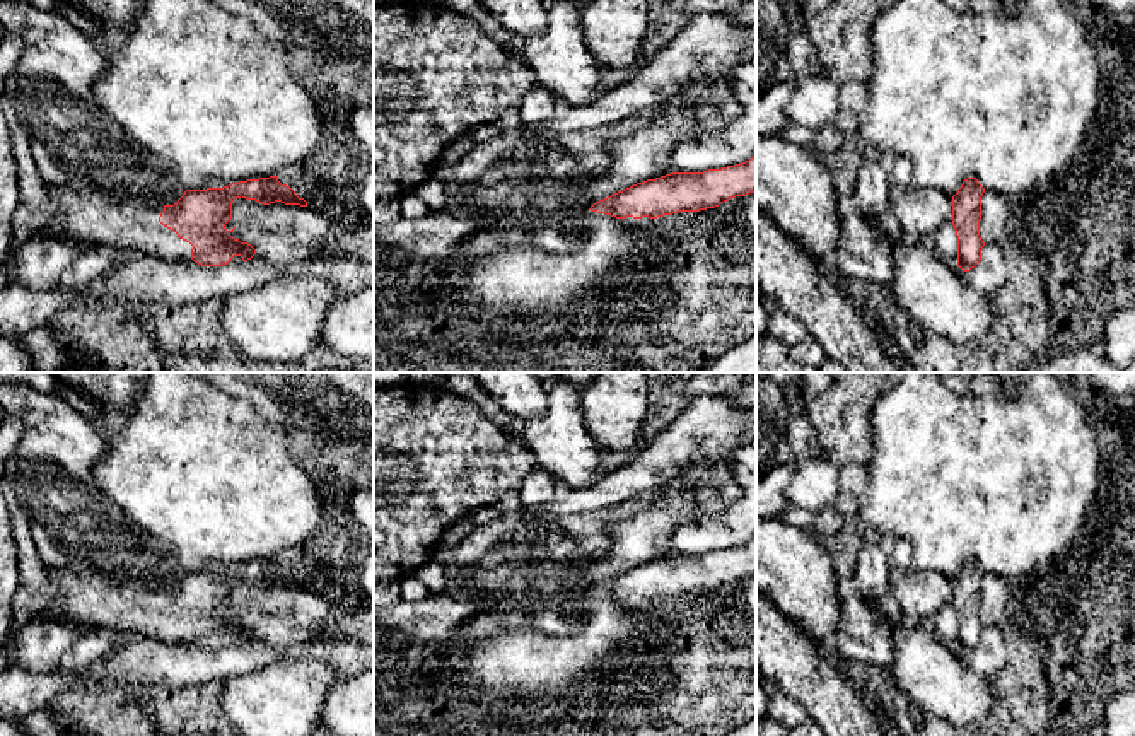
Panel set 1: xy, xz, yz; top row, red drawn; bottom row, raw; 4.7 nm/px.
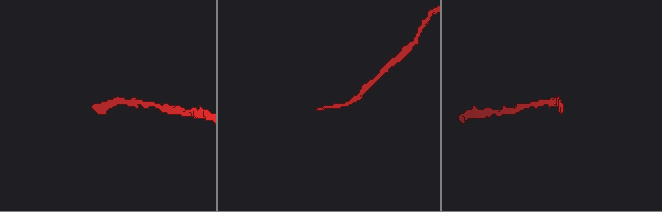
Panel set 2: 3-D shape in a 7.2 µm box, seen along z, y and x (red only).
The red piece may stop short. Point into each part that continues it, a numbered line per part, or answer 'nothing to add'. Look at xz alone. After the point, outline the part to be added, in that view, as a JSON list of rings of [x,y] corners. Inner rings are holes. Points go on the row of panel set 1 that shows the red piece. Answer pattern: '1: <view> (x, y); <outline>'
nothing to add

